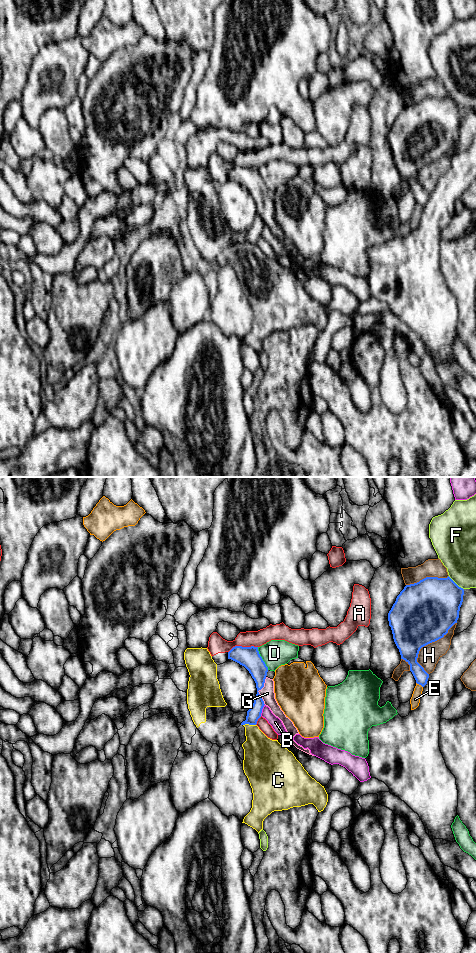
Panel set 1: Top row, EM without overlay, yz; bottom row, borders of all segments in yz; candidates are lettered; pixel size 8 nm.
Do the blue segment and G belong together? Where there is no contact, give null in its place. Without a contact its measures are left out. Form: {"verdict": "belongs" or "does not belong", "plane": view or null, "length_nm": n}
{"verdict": "belongs", "plane": "yz", "length_nm": 220}

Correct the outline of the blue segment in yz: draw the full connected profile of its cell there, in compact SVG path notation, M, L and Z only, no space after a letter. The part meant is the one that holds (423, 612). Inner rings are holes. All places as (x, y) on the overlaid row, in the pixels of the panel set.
M449 576L426 577L406 585L388 613L401 659L410 665L416 683L424 687L429 674L417 662L422 647L443 638L457 623L464 589Z

